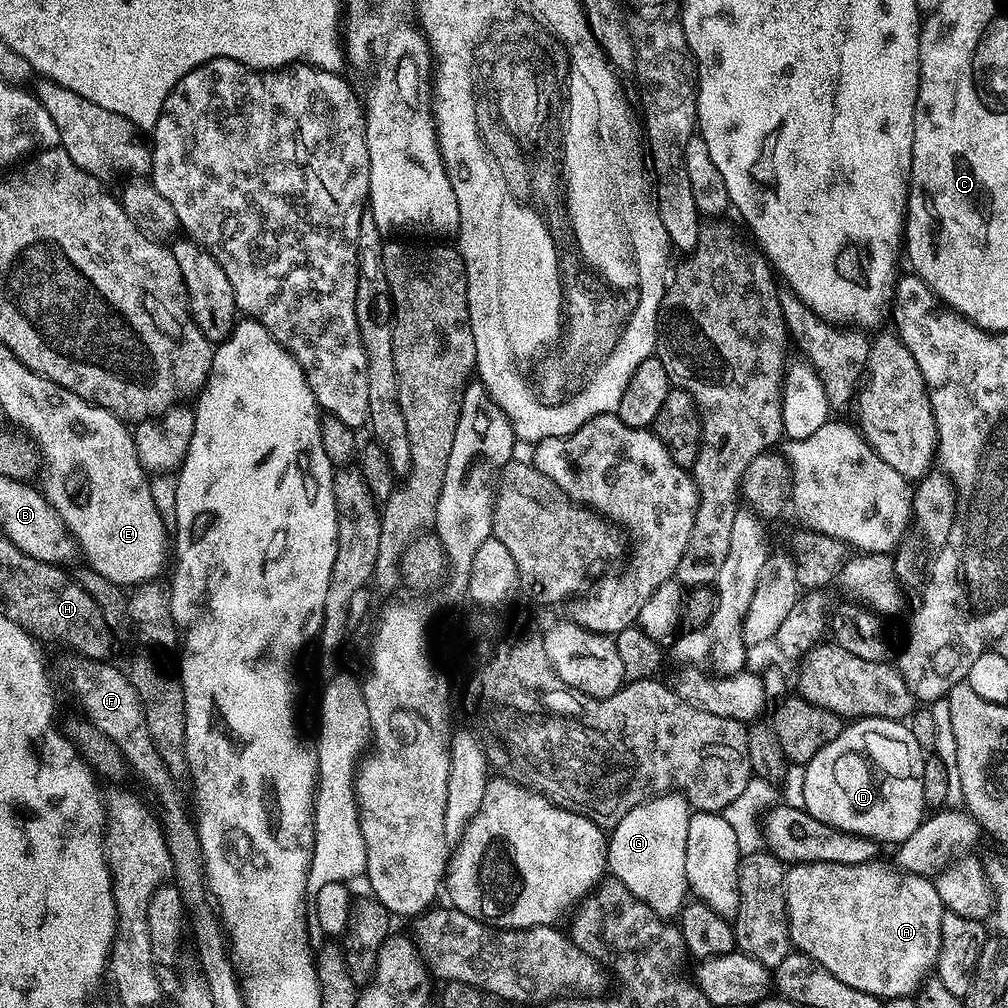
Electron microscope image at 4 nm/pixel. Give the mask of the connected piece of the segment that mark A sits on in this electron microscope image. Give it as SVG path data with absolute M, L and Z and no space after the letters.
M879 859L875 860L870 860L866 862L865 864L835 864L834 862L817 862L817 864L793 864L791 867L787 869L785 878L784 878L784 884L792 884L792 890L796 892L796 890L804 890L804 884L806 886L812 886L812 890L820 890L820 892L830 892L830 896L828 896L828 902L830 902L830 908L832 910L836 910L834 914L830 914L832 916L832 920L830 920L830 936L832 936L832 940L791 940L791 947L795 949L795 951L798 952L805 952L808 957L810 957L814 962L818 962L823 966L826 970L830 970L830 974L834 974L834 978L839 978L842 982L846 982L846 986L854 986L854 990L866 990L866 994L870 994L871 996L878 996L881 998L891 998L894 996L912 996L913 993L919 989L920 985L924 982L926 975L932 970L935 969L936 967L936 960L939 957L939 948L940 948L940 939L942 938L942 918L944 917L945 914L945 906L942 903L942 901L938 898L938 890L936 889L935 883L929 877L926 876L916 876L912 872L906 872L901 870L899 867L896 866L891 866L892 868L887 868L886 865L880 864L881 861Z

